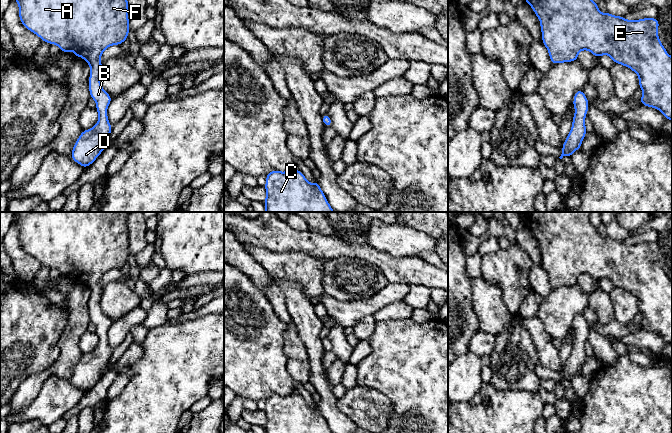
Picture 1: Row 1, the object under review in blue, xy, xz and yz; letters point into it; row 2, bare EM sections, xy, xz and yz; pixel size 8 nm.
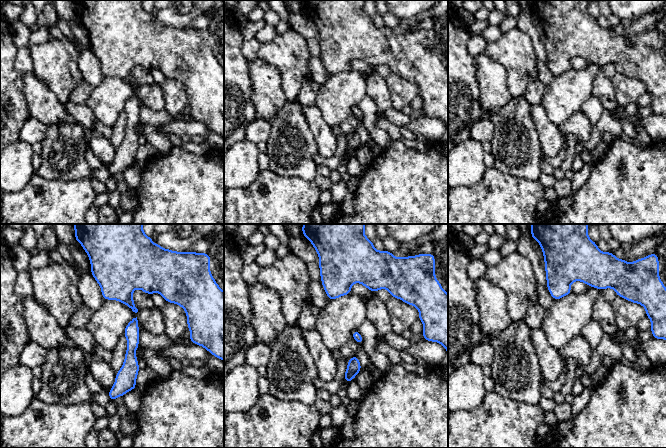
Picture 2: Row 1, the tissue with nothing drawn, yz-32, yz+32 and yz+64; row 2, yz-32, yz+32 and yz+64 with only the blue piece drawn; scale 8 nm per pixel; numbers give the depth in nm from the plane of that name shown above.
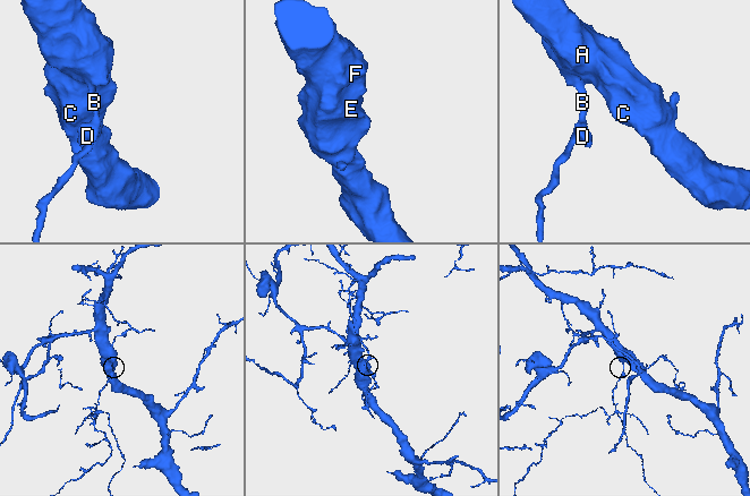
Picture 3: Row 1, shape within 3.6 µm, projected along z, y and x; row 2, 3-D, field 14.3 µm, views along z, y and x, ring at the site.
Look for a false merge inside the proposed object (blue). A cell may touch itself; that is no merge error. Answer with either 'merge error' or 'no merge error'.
no merge error

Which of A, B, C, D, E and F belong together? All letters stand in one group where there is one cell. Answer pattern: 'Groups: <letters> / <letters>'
Groups: A B C D E F

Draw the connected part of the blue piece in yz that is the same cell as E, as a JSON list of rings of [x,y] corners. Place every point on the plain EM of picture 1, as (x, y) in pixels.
[[[522,212],[524,224],[539,242],[542,267],[549,276],[552,288],[573,286],[578,284],[578,277],[588,274],[595,281],[609,279],[614,287],[630,292],[638,299],[639,312],[643,318],[642,329],[659,334],[672,345],[672,281],[667,277],[658,260],[659,245],[657,242],[626,244],[623,240],[615,240],[608,236],[601,237],[598,228],[590,221],[591,212]]]

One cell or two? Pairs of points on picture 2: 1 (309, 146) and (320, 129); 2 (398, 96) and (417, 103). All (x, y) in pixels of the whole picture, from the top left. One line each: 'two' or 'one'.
1: two
2: two

